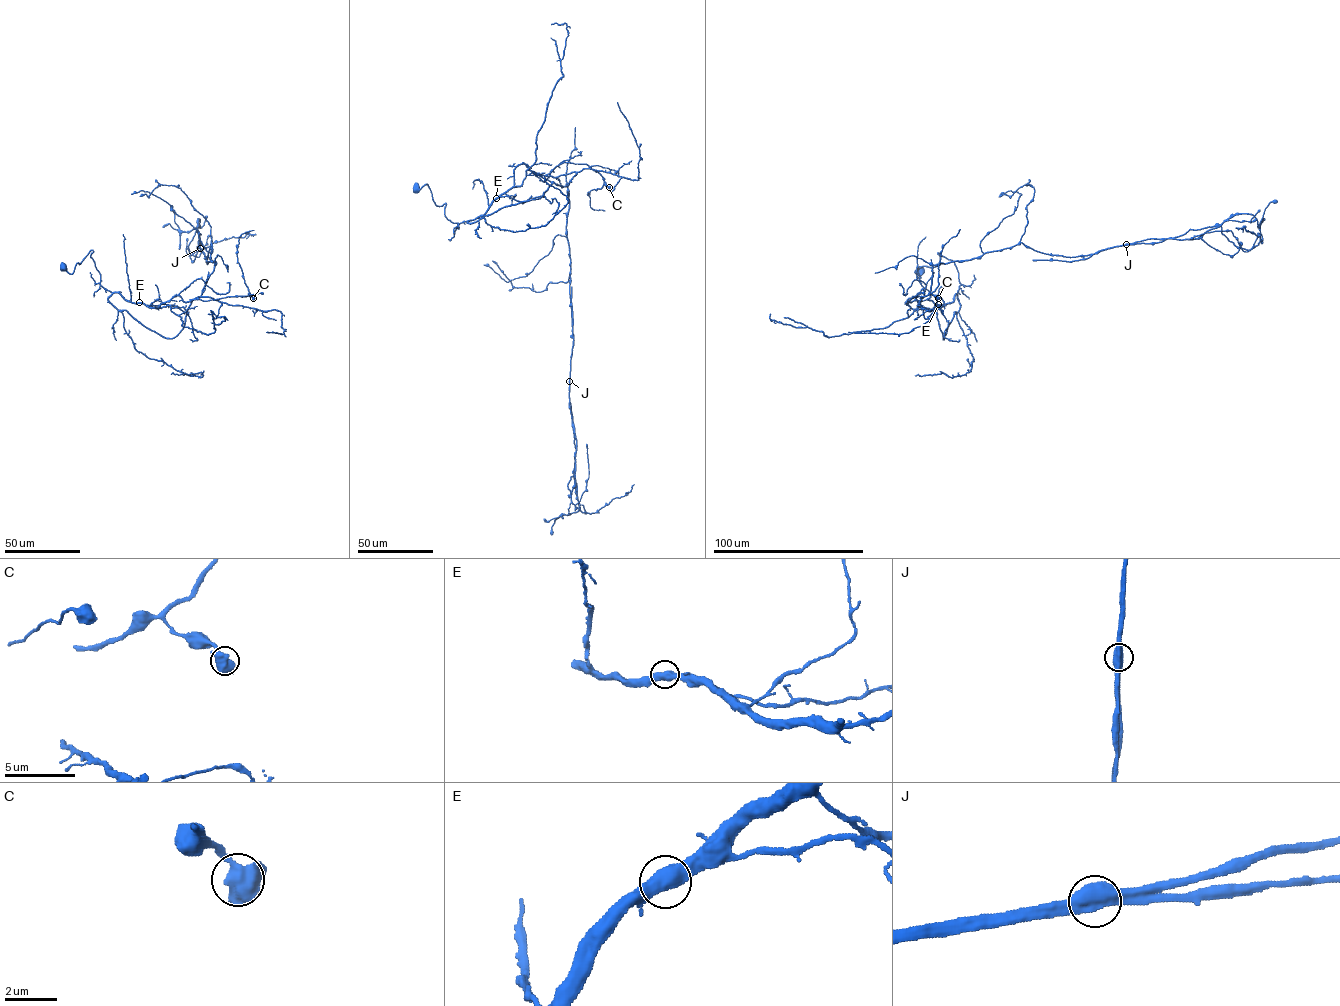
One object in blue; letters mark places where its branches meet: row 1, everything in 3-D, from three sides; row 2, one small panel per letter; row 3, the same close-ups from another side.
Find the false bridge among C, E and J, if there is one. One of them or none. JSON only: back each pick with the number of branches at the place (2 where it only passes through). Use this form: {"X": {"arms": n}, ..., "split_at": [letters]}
{"J": {"arms": 2}, "split_at": ["J"]}

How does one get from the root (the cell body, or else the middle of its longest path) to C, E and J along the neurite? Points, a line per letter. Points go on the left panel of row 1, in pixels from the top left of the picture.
C: (64, 267), (71, 274), (92, 250), (101, 286), (150, 307), (177, 295), (185, 302), (249, 293), (253, 298)
E: (64, 267), (71, 274), (77, 263), (92, 250), (90, 256), (100, 274), (100, 285), (126, 300), (139, 302)
J: (64, 267), (92, 250), (101, 286), (157, 307), (201, 296), (216, 263), (200, 248)

